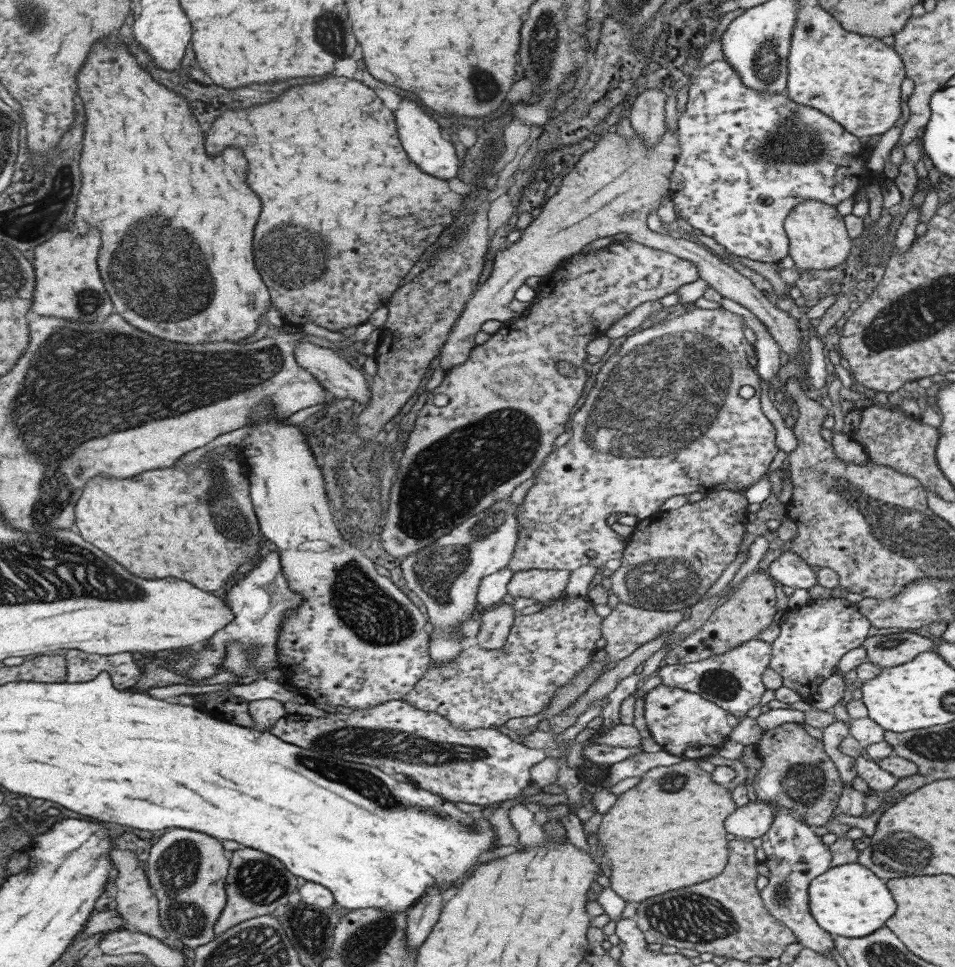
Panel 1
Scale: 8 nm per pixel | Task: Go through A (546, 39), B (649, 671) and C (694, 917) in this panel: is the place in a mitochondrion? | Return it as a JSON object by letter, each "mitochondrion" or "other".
{"A":"mitochondrion","B":"other","C":"mitochondrion"}

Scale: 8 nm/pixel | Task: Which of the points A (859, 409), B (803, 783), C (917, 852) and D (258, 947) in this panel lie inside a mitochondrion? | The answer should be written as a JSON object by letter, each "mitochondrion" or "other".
{"A":"other","B":"mitochondrion","C":"mitochondrion","D":"mitochondrion"}

